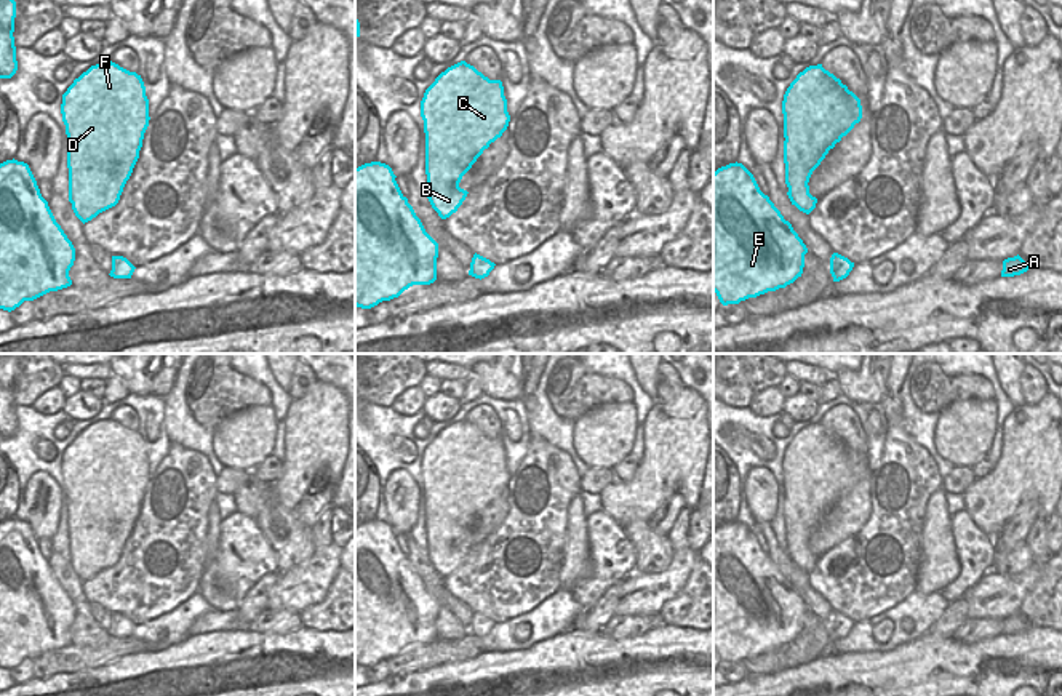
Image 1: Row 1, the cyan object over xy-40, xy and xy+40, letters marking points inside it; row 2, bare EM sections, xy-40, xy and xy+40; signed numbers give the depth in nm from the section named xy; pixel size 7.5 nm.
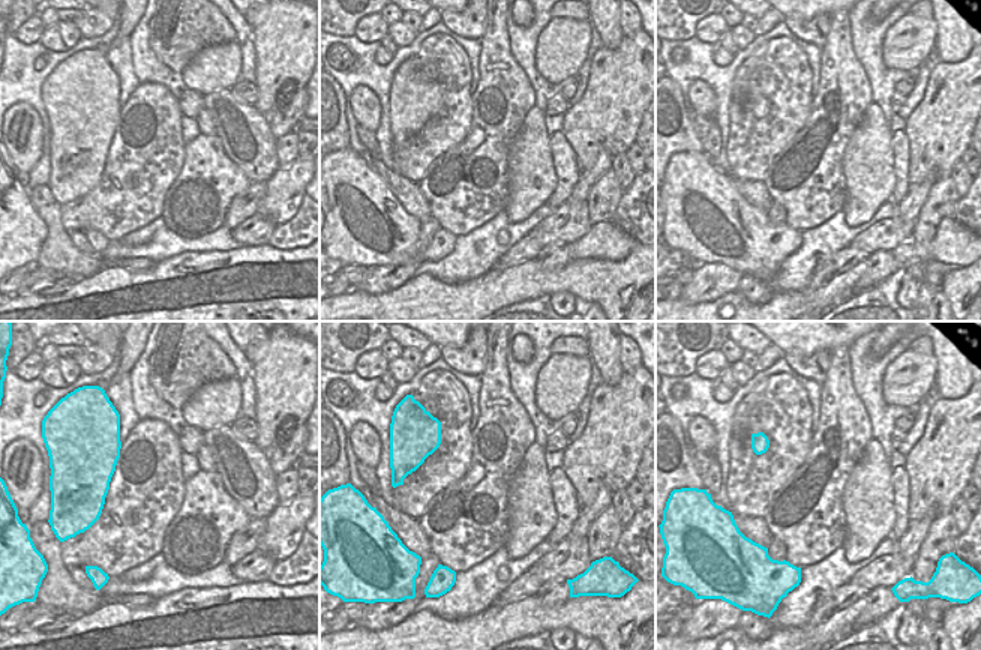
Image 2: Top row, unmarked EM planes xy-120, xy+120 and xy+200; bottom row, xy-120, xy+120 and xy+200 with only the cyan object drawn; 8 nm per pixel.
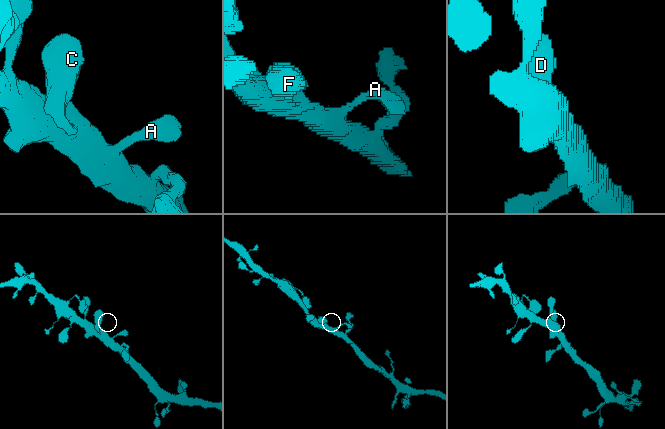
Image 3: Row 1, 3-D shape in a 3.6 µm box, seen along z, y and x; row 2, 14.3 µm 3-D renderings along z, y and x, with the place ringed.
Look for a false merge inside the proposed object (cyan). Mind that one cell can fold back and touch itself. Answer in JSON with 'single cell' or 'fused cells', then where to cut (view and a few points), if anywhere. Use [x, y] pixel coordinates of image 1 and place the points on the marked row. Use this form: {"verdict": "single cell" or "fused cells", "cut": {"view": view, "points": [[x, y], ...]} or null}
{"verdict": "single cell", "cut": null}

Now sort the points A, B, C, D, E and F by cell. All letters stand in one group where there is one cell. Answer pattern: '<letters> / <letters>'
A B C D E F

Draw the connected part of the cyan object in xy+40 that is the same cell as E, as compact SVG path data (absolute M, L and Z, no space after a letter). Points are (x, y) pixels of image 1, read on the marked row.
M742 163L713 173L713 291L723 306L739 304L793 283L803 274L806 245Z

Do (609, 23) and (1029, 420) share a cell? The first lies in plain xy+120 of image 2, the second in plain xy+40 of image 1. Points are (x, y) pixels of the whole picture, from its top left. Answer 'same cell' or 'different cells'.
different cells

